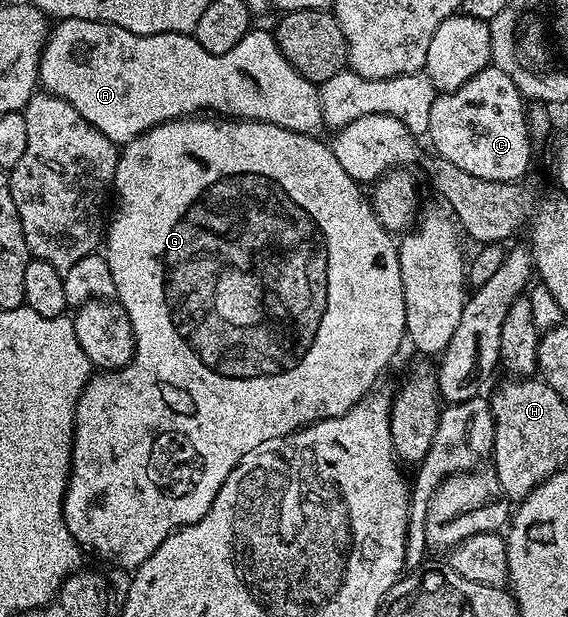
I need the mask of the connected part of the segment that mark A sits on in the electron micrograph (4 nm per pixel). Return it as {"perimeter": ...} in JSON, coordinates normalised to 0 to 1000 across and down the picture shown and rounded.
{"perimeter":[[[111,31],[88,49],[86,63],[79,70],[79,78],[72,88],[69,135],[85,152],[100,154],[104,159],[118,162],[162,206],[171,209],[174,216],[181,216],[181,222],[194,225],[201,235],[218,235],[231,230],[232,225],[243,225],[254,212],[264,212],[269,206],[278,206],[282,199],[290,199],[298,193],[347,190],[356,183],[373,183],[382,190],[401,190],[410,196],[475,199],[477,203],[504,206],[507,212],[518,212],[528,219],[553,222],[563,220],[567,217],[563,212],[569,211],[560,143],[548,131],[533,126],[505,99],[505,92],[498,92],[491,73],[481,63],[481,52],[474,47],[468,47],[468,50],[440,47],[428,60],[428,66],[421,66],[421,73],[414,73],[414,79],[407,79],[391,89],[373,89],[357,81],[347,71],[345,62],[333,53],[303,50],[301,53],[280,53],[278,57],[239,57],[210,41],[195,41],[194,37],[176,37],[158,31]]]}

